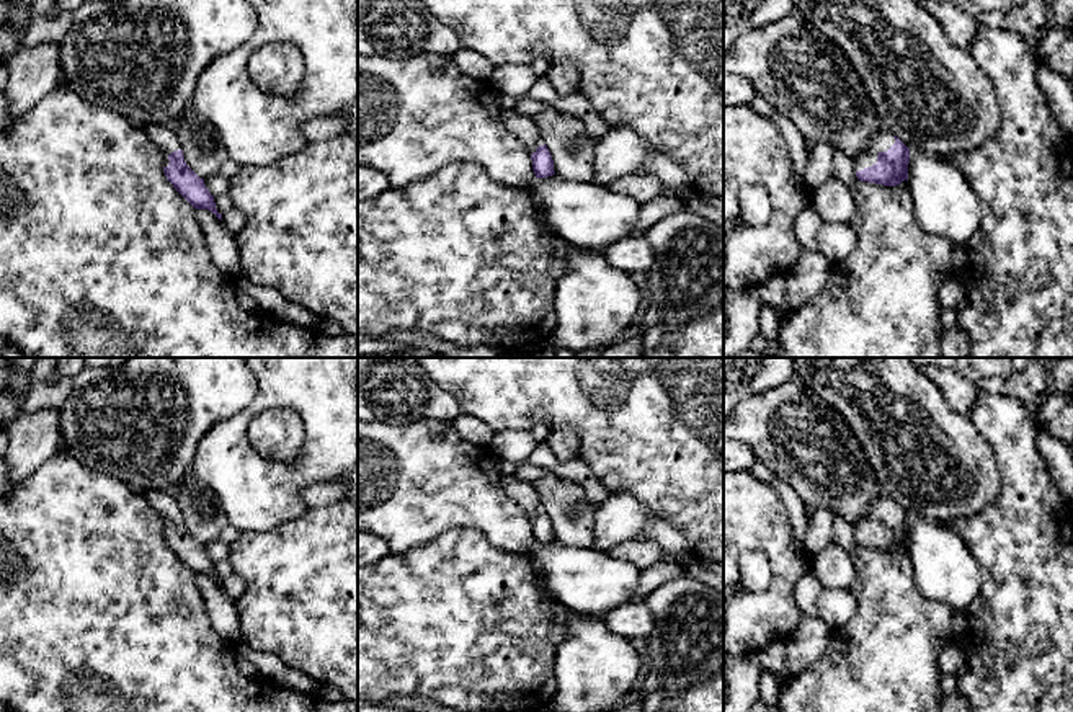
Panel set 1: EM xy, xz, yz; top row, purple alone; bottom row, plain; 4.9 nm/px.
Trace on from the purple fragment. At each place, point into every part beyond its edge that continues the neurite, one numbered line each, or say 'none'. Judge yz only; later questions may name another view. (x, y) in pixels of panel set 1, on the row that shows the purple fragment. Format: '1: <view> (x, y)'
1: yz (882, 141)

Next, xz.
1: xz (525, 128)

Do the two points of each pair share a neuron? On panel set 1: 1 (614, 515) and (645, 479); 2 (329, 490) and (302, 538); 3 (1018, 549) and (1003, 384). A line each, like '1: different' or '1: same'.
1: different
2: different
3: different

